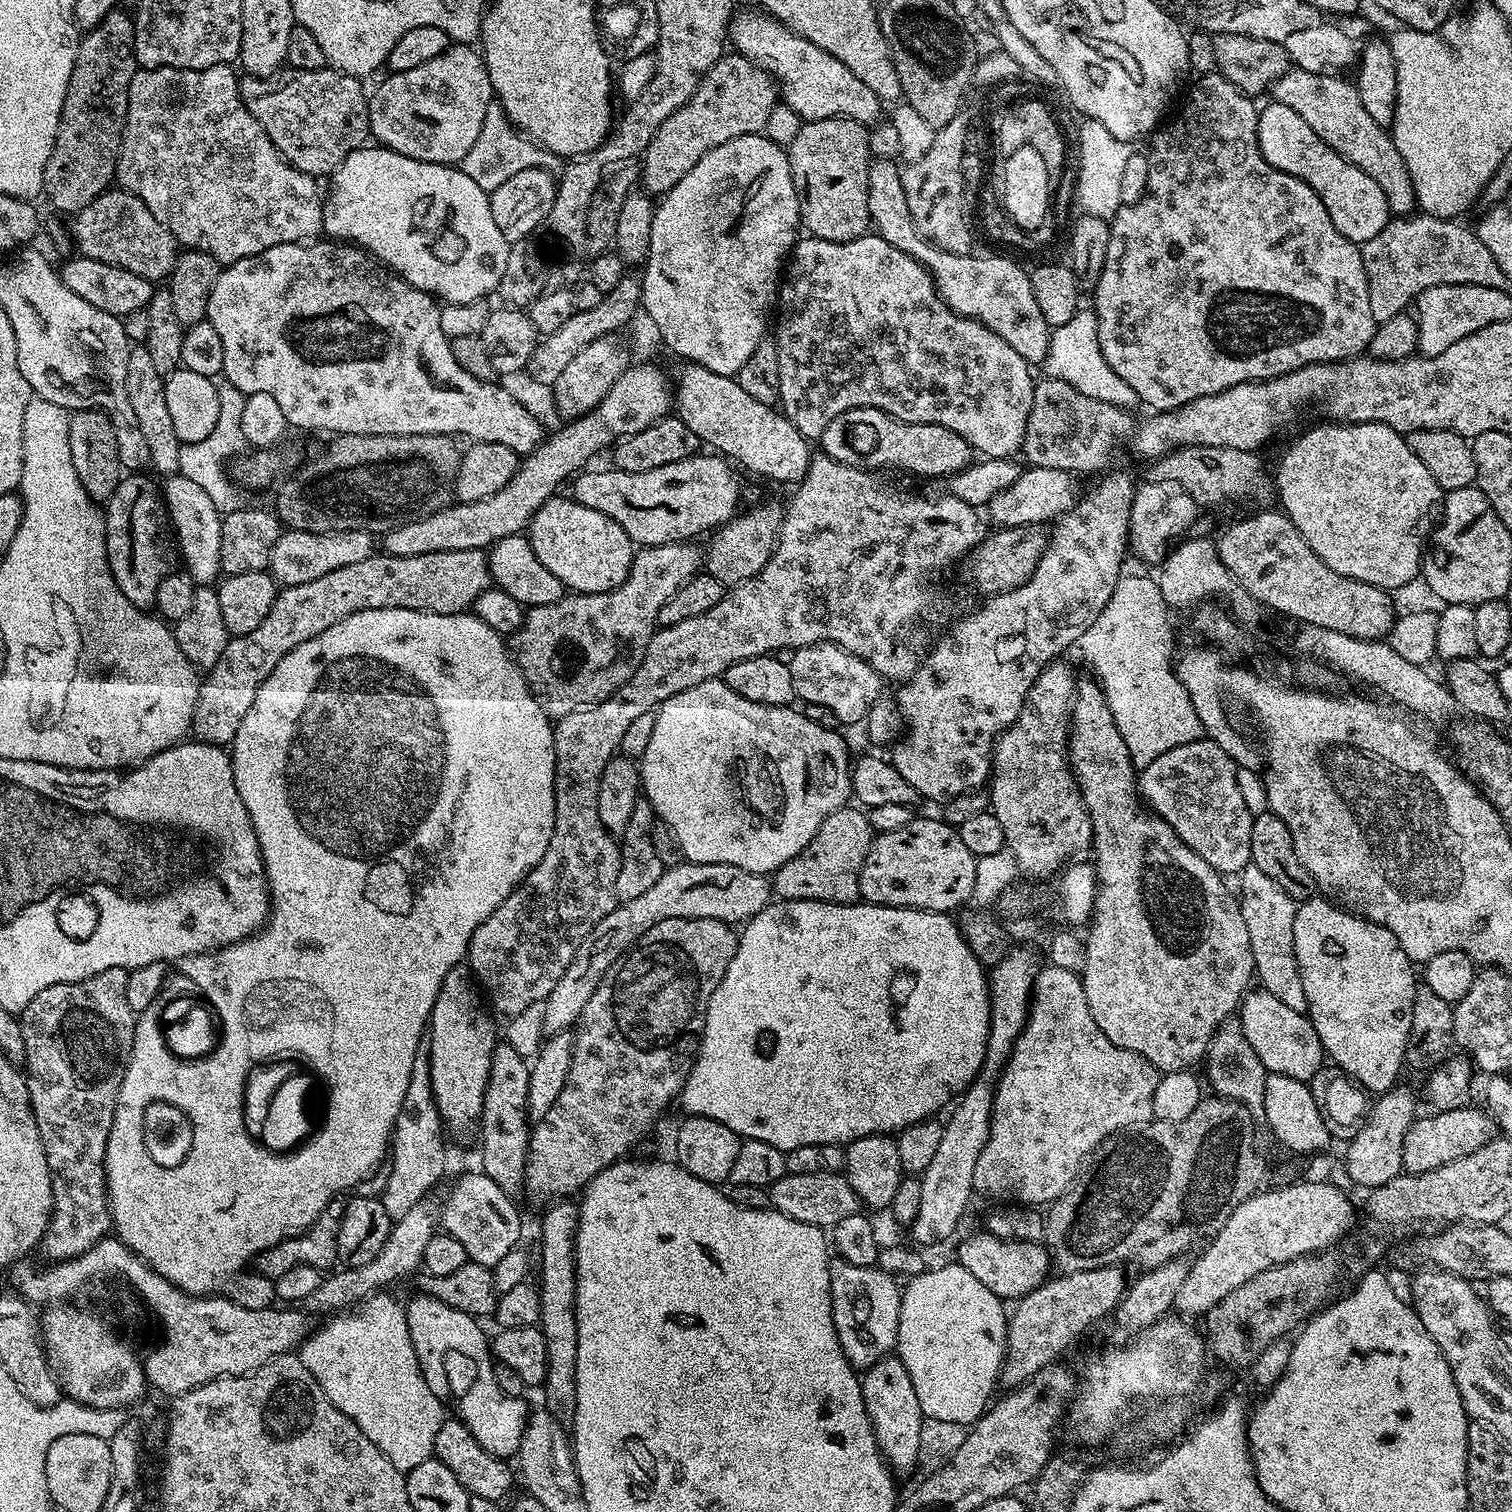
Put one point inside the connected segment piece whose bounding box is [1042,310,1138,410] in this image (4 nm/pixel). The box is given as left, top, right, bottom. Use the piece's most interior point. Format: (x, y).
(1074, 356)

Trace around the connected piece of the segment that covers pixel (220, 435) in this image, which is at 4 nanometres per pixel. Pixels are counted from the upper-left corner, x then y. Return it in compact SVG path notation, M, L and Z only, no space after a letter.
M221 381L217 385L218 394L218 422L210 432L210 436L198 443L181 443L178 454L179 475L190 478L197 486L202 486L214 502L214 506L221 514L233 512L245 507L245 489L241 488L230 475L230 462L245 449L245 434L242 432L242 411L245 406L244 392L238 390L236 386L228 381Z

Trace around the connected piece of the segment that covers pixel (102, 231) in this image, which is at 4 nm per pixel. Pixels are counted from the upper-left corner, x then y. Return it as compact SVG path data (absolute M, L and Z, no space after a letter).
M106 191L94 198L90 206L75 213L73 220L76 221L72 228L70 224L70 232L74 244L76 240L75 251L79 255L122 266L122 270L142 274L142 278L153 282L164 282L171 276L178 255L178 242L174 234L170 234L170 230L166 230L166 226L162 226L154 214L150 214L146 202L142 202L133 192Z

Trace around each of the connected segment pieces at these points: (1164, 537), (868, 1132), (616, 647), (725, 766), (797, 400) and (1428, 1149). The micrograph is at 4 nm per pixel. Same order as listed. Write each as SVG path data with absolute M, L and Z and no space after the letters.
M1174 482L1141 483L1130 506L1128 547L1131 555L1136 555L1144 564L1159 566L1167 559L1177 541L1191 533L1192 525L1197 519L1198 506L1194 498L1190 498L1186 490L1182 490L1182 486Z
M777 899L747 921L739 933L734 958L730 958L730 966L726 966L726 974L722 982L718 982L718 990L714 990L708 1003L704 1031L699 1037L698 1051L680 1091L678 1104L685 1108L683 1111L687 1115L714 1118L714 1122L730 1126L730 1130L737 1132L744 1140L770 1142L770 1146L784 1153L798 1150L798 1146L847 1146L863 1136L899 1134L919 1120L935 1117L939 1108L947 1109L967 1091L983 1066L990 1024L989 977L985 965L972 953L970 946L966 946L959 923L949 913L863 902L831 904Z
M685 542L641 547L632 557L632 573L613 592L566 594L558 602L534 606L525 611L523 626L511 633L510 652L520 665L529 690L536 695L549 717L559 718L602 703L627 682L630 674L634 674L650 638L658 631L658 610L662 610L668 599L701 571L702 552L696 546L695 543Z
M723 679L698 682L698 686L690 686L690 690L682 690L682 694L674 694L656 709L654 730L651 731L650 742L638 760L640 765L640 783L643 795L652 803L659 823L666 825L674 834L680 847L681 857L690 864L729 864L742 866L742 870L775 874L782 865L790 862L794 854L818 834L818 826L834 814L834 810L845 807L852 796L852 766L853 761L848 760L848 744L832 728L795 712L792 706L766 706L758 702L750 702L742 698L742 694L734 694L730 686L724 684Z
M811 234L797 239L796 245L790 253L790 263L782 276L782 283L778 293L778 316L780 312L780 325L776 328L774 341L778 352L778 369L780 399L779 411L800 433L808 437L809 441L819 441L820 435L838 418L838 414L846 414L846 410L855 408L877 408L894 419L911 424L933 424L946 426L946 430L954 430L981 457L1002 460L1012 458L1023 449L1024 435L1026 434L1026 421L1030 419L1030 406L1034 406L1034 379L1033 369L1027 360L1010 346L1010 342L1002 342L994 330L971 320L969 316L959 316L948 303L940 297L936 290L936 282L928 269L923 268L914 258L910 258L902 250L898 250L890 242L886 242L879 234L865 234L857 240L850 242L830 242Z
M1465 1106L1436 1112L1432 1116L1421 1115L1412 1121L1410 1130L1406 1130L1402 1146L1402 1162L1404 1172L1429 1172L1438 1166L1446 1166L1446 1162L1454 1162L1466 1154L1474 1154L1489 1140L1497 1135L1496 1121L1488 1115L1483 1107Z

